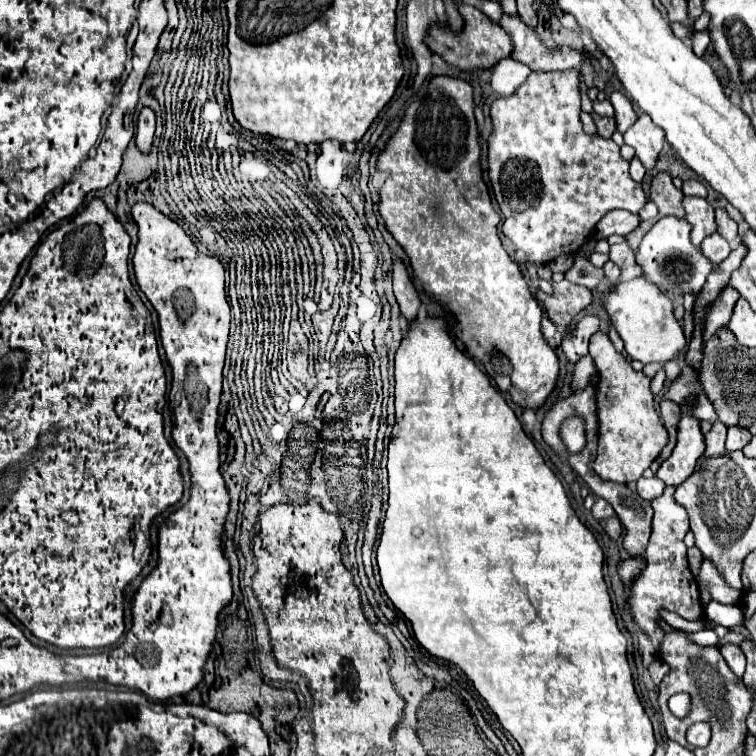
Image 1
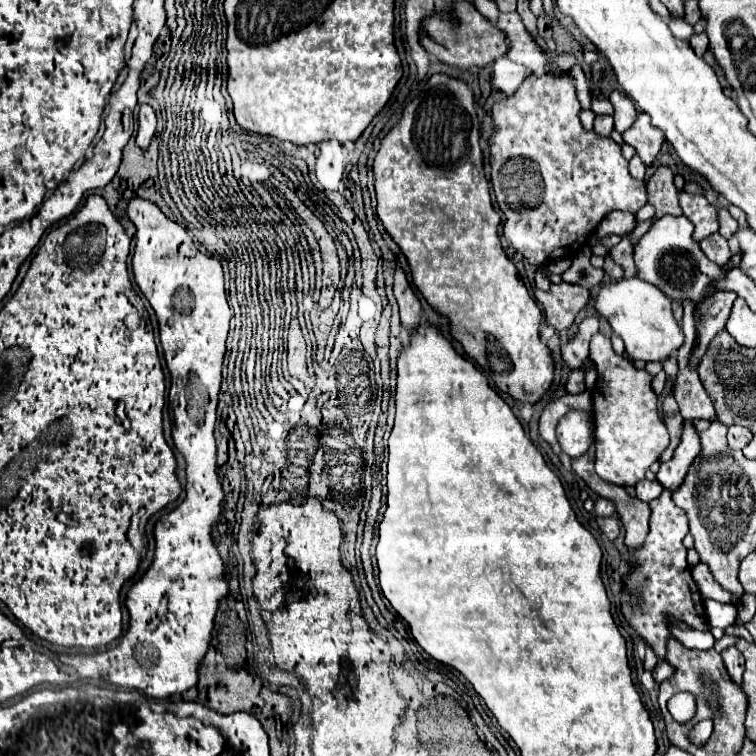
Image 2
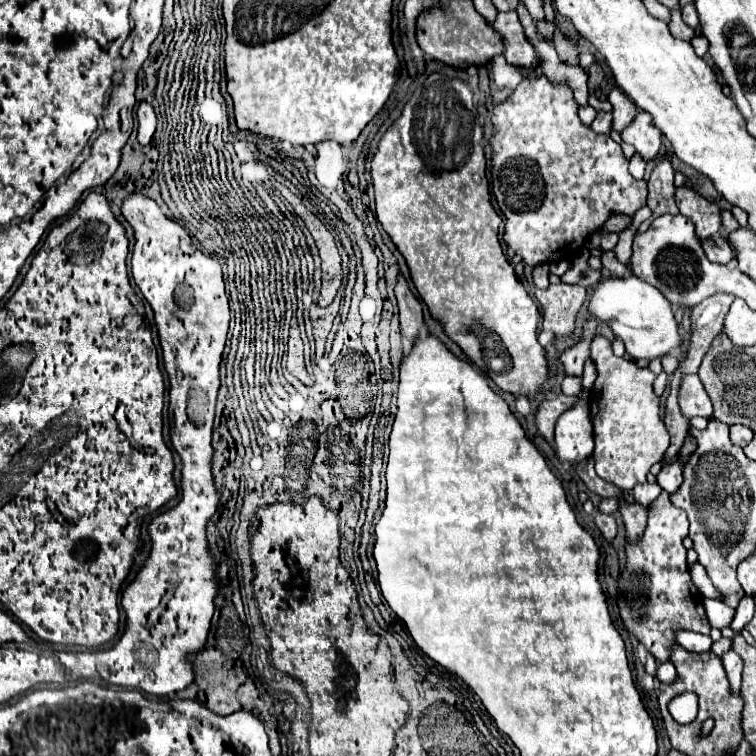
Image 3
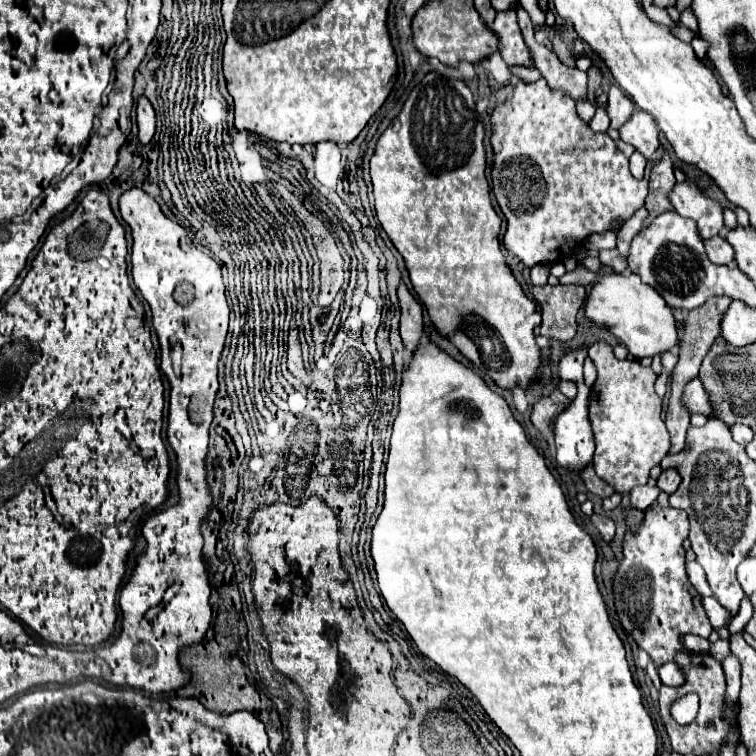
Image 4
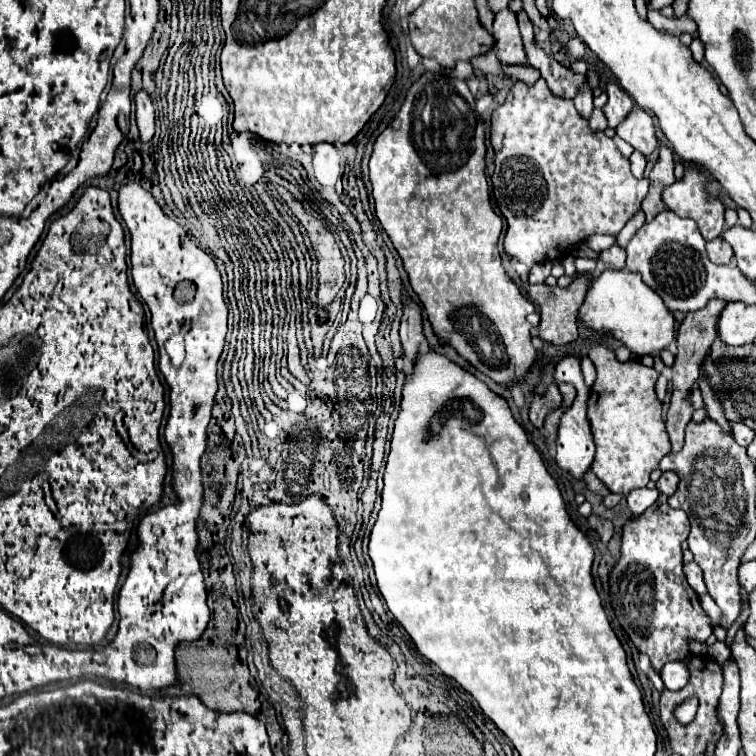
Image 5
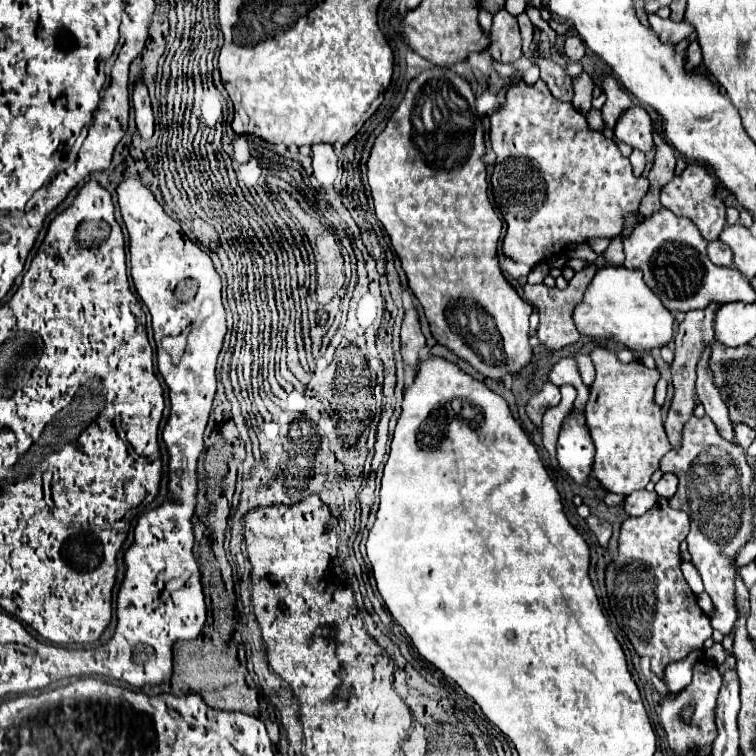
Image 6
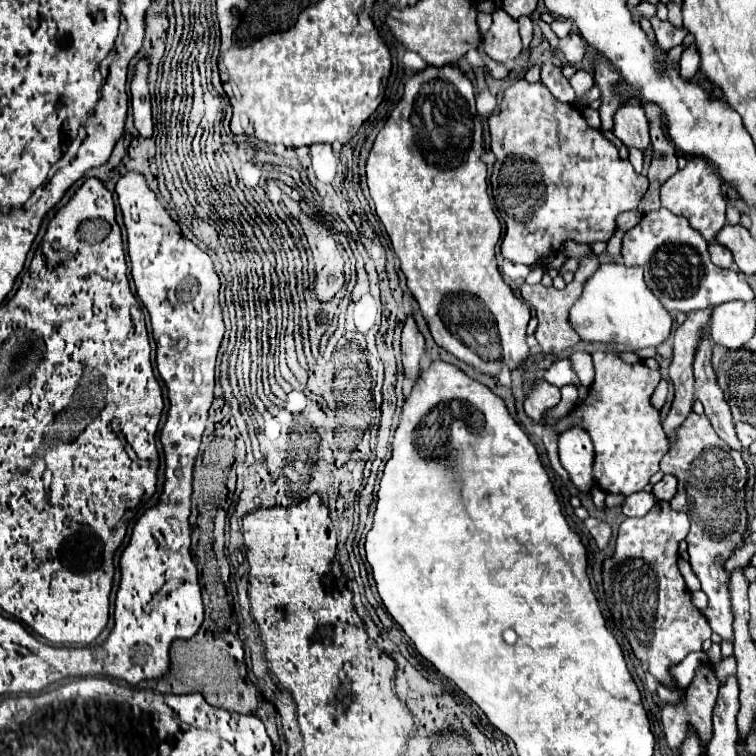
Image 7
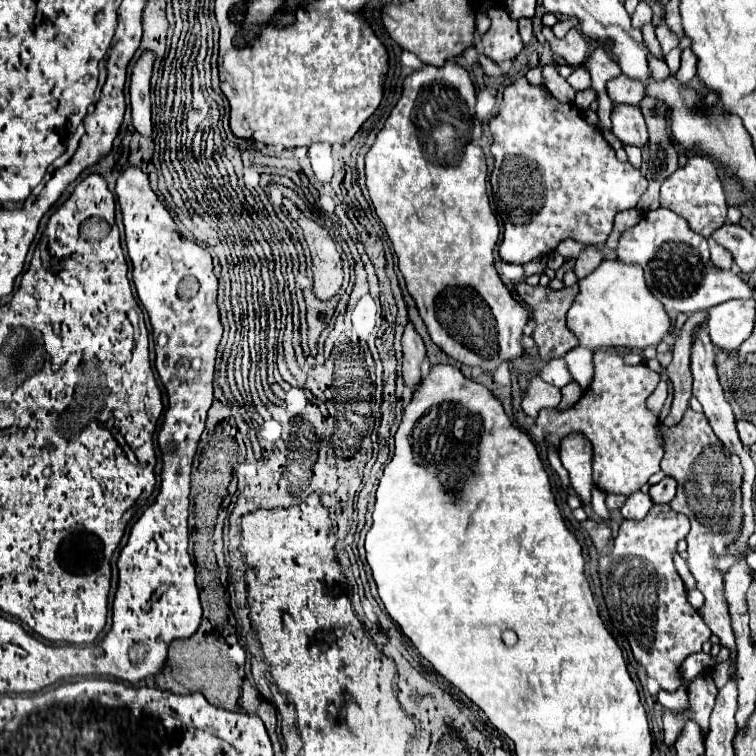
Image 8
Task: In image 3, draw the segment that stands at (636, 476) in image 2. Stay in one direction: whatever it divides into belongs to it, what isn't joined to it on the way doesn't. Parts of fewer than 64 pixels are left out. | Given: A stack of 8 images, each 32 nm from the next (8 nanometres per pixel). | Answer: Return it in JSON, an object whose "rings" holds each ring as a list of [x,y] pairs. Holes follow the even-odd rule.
{"rings":[[[594,336],[590,344],[590,358],[598,370],[590,396],[595,471],[602,480],[616,484],[622,490],[630,490],[646,480],[650,466],[662,462],[662,456],[670,446],[668,430],[660,418],[660,398],[652,390],[656,376],[648,368],[638,368],[632,360],[614,356],[612,346],[604,336]]]}

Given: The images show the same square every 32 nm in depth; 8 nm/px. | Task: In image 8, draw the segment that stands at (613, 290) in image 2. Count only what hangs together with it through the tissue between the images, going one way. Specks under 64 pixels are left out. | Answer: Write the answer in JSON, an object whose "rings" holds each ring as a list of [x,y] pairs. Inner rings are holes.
{"rings":[[[606,260],[580,282],[580,294],[568,310],[568,326],[578,336],[578,346],[564,358],[574,380],[586,390],[594,376],[593,356],[596,348],[624,346],[644,350],[646,346],[658,346],[664,336],[670,334],[670,316],[660,300],[656,300],[648,290],[640,266]]]}

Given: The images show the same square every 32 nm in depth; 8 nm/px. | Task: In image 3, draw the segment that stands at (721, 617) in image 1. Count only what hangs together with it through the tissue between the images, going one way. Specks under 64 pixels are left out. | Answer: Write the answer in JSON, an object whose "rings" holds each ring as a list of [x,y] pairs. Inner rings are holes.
{"rings":[[[710,598],[704,600],[704,608],[706,608],[706,616],[708,616],[708,622],[710,622],[712,628],[726,628],[726,626],[730,626],[730,622],[732,622],[732,618],[736,614],[734,608],[726,606],[720,600],[710,600]]]}

